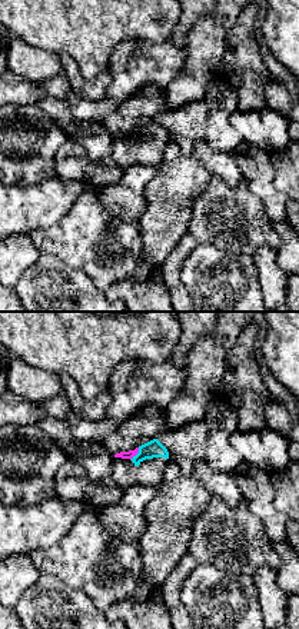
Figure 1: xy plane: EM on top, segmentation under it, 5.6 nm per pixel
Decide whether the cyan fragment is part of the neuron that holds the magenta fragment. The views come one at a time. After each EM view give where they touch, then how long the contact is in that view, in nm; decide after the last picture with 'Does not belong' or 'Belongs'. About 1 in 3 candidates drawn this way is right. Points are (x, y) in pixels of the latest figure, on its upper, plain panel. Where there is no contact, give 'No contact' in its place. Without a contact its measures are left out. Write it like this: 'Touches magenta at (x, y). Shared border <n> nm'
Touches magenta at (136, 133). Shared border 90 nm

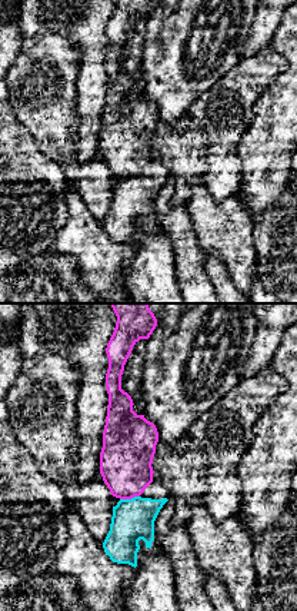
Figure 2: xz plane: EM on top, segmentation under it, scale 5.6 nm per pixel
Touches magenta at (129, 178). Shared border 110 nm

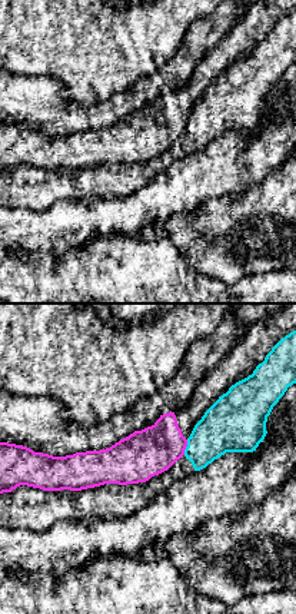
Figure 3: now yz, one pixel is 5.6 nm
Touches magenta at (186, 125). Shared border 90 nm

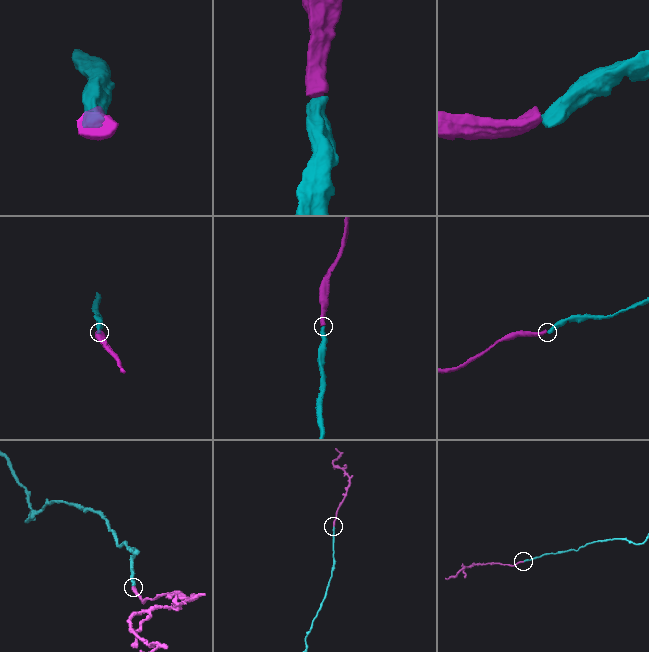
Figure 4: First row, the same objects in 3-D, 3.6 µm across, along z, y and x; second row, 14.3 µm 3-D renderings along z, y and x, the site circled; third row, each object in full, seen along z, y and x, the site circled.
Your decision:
Does not belong

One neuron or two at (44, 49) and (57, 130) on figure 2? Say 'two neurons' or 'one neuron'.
one neuron

